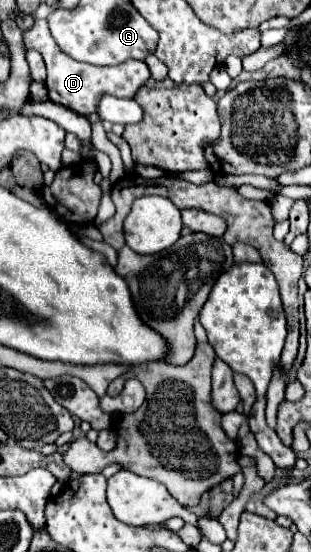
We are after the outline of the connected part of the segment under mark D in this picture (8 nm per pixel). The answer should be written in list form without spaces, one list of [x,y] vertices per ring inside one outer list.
[[[37,19],[35,25],[23,33],[25,37],[25,47],[27,49],[35,49],[43,55],[45,59],[45,65],[47,65],[47,91],[49,91],[49,99],[53,103],[59,103],[79,115],[91,115],[95,113],[95,101],[101,93],[107,93],[107,95],[113,95],[113,97],[135,97],[137,89],[151,77],[149,73],[149,67],[143,63],[143,61],[125,61],[125,63],[119,63],[115,67],[95,67],[95,65],[87,65],[87,63],[77,63],[75,59],[67,57],[59,47],[57,43],[53,41],[51,33],[49,33],[49,25],[47,25],[47,19]]]

